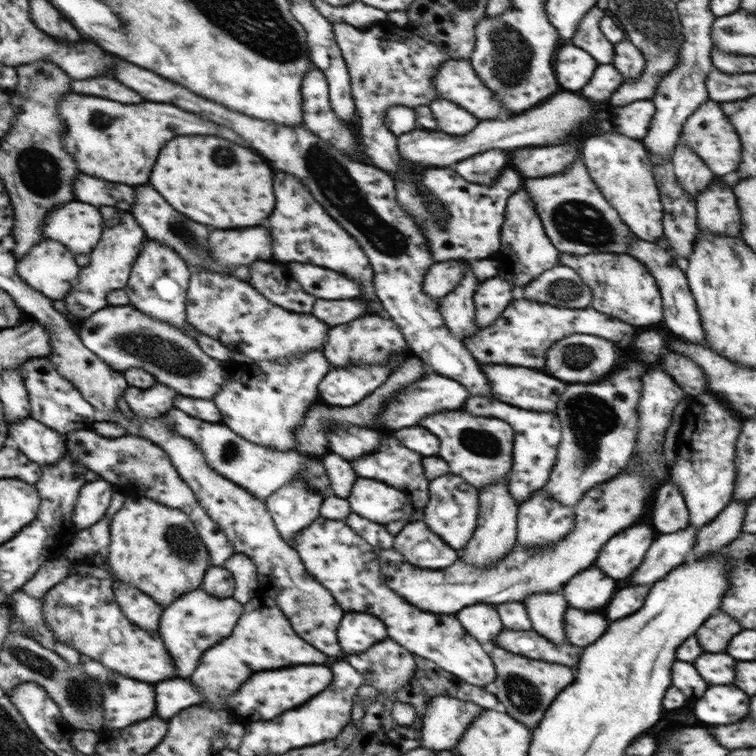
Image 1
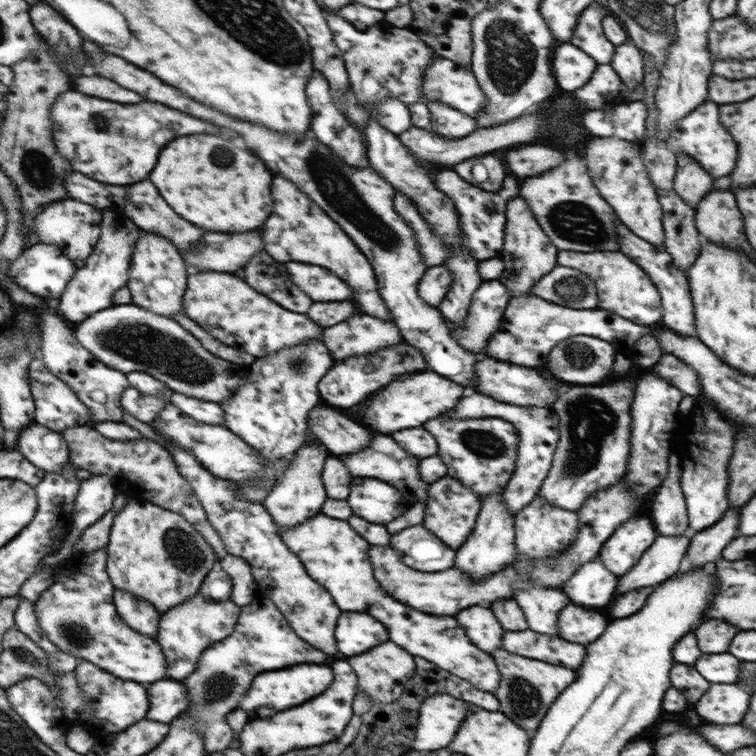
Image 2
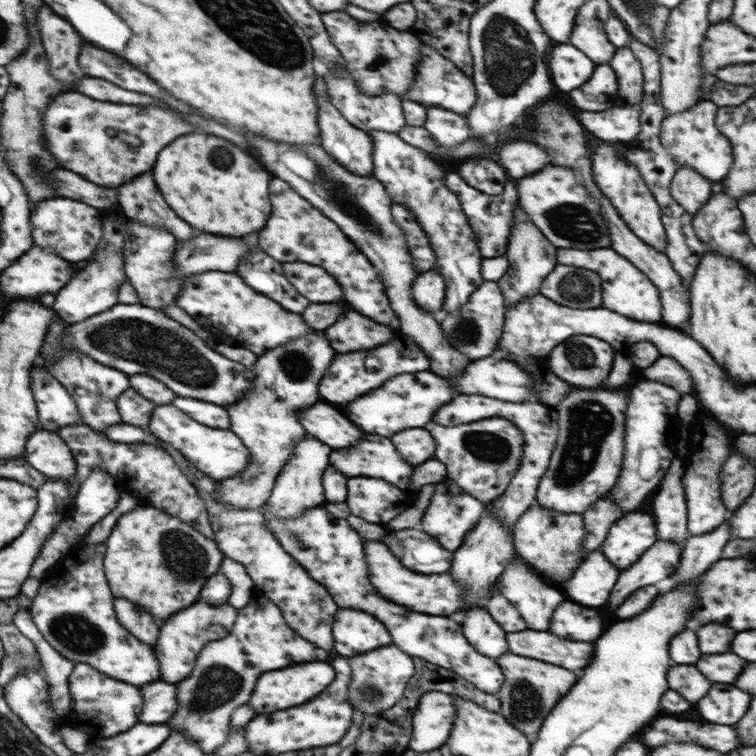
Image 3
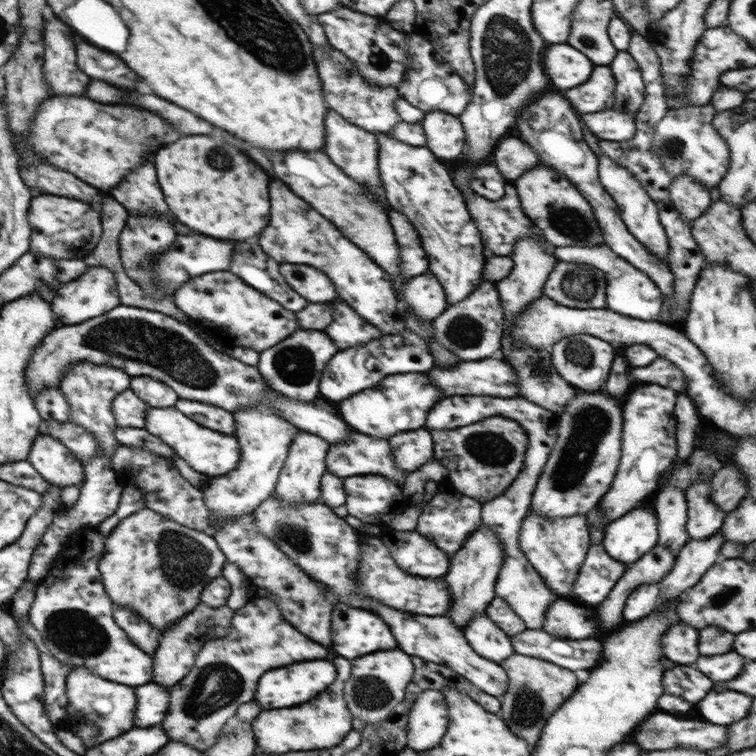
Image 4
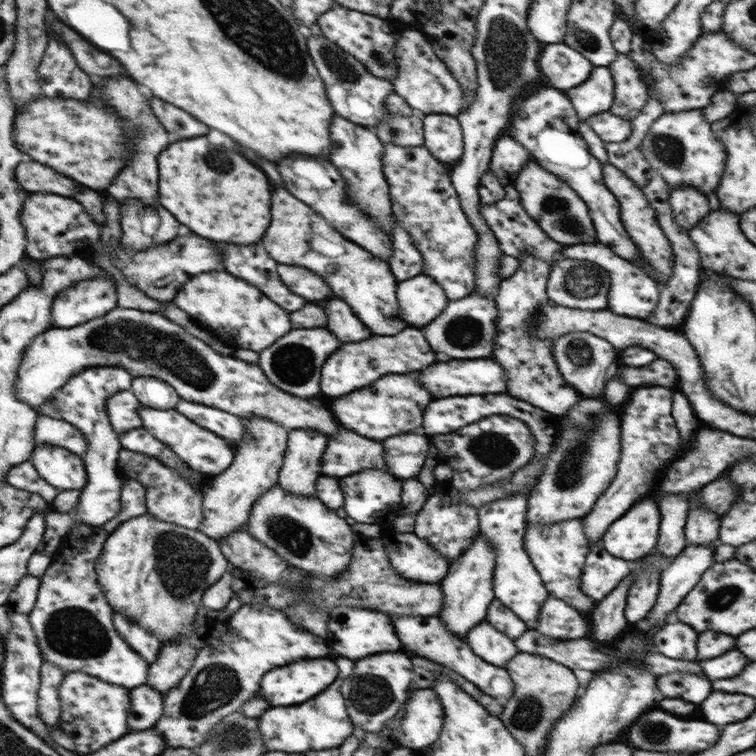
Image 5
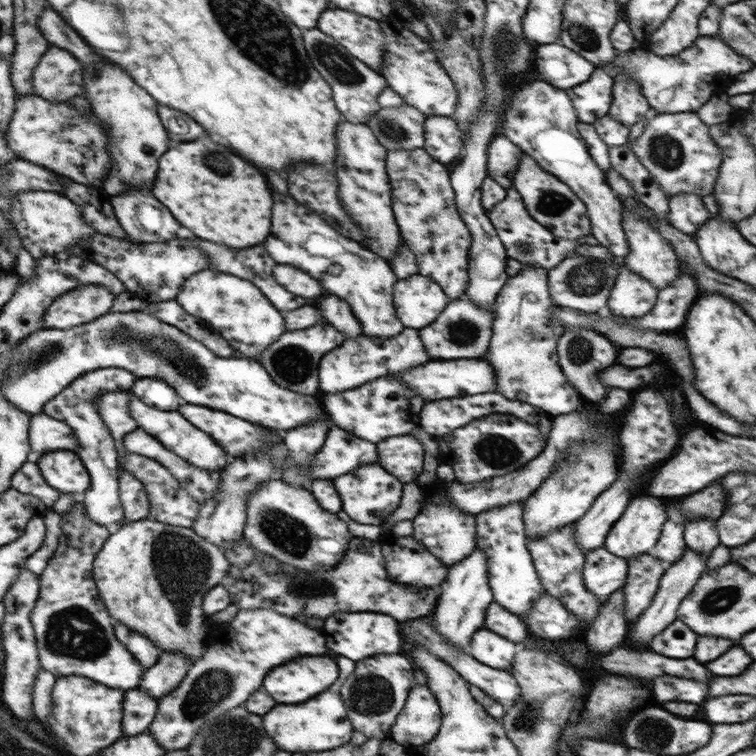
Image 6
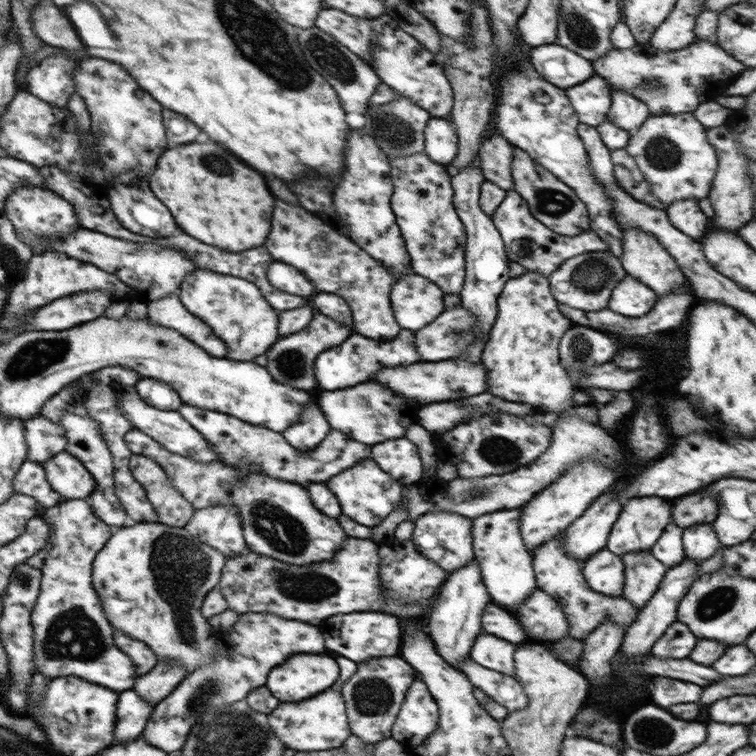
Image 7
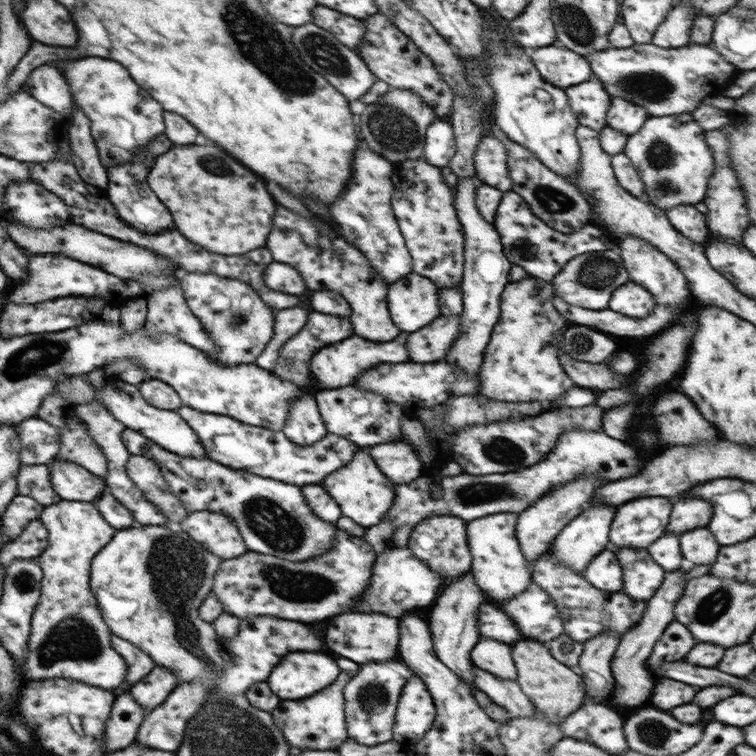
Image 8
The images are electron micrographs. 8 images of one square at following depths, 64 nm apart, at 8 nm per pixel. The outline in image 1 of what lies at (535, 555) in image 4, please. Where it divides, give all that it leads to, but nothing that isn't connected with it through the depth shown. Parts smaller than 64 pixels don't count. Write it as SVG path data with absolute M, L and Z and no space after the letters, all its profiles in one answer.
M542 487L518 508L517 538L522 547L544 547L574 529L573 507L557 502Z

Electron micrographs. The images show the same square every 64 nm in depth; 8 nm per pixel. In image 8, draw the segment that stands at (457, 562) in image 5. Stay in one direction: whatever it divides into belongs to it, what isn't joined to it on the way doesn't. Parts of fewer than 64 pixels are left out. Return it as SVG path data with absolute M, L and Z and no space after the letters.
M466 571L458 577L450 579L445 586L446 588L436 598L434 608L430 612L430 632L432 632L432 640L434 640L434 650L436 650L438 659L452 669L460 679L473 684L474 672L472 672L472 667L474 665L471 661L470 650L480 639L478 608L489 602L490 598L486 598L485 592L478 586L472 571Z

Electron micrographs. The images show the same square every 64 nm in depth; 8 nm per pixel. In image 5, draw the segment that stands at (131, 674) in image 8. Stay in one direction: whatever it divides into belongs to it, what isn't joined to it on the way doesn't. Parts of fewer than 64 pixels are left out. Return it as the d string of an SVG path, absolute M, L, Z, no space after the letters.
M113 613L113 623L118 633L122 635L122 639L134 651L142 655L148 664L152 664L157 659L162 644L156 635L150 633L142 625L134 623L130 617L120 613Z

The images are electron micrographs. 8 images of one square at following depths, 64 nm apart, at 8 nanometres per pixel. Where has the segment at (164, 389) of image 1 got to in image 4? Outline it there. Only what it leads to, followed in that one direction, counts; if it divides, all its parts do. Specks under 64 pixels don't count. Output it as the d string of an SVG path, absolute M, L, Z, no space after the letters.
M131 388L120 392L112 402L116 426L145 428L146 410L150 407Z

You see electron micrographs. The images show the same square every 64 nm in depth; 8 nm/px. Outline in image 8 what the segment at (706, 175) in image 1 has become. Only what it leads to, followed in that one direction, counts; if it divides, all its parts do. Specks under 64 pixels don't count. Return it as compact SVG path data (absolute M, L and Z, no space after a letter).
M681 204L666 211L668 221L674 225L678 233L703 247L708 243L710 235L705 215L694 205Z

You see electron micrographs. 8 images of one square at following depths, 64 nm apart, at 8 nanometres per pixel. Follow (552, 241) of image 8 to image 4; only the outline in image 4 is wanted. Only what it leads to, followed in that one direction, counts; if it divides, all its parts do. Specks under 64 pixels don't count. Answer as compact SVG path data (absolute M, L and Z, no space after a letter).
M508 182L505 186L504 196L495 201L486 199L484 195L480 196L474 191L464 191L463 198L465 206L470 212L471 220L480 232L483 251L489 253L492 257L509 256L520 238L539 234L522 210L514 183Z

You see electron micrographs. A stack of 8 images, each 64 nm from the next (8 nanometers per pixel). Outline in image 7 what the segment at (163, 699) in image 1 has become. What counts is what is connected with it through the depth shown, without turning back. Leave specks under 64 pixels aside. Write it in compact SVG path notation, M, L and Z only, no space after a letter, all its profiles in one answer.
M134 689L122 691L118 698L115 740L112 745L125 744L126 740L141 737L154 711L154 705L143 700Z

